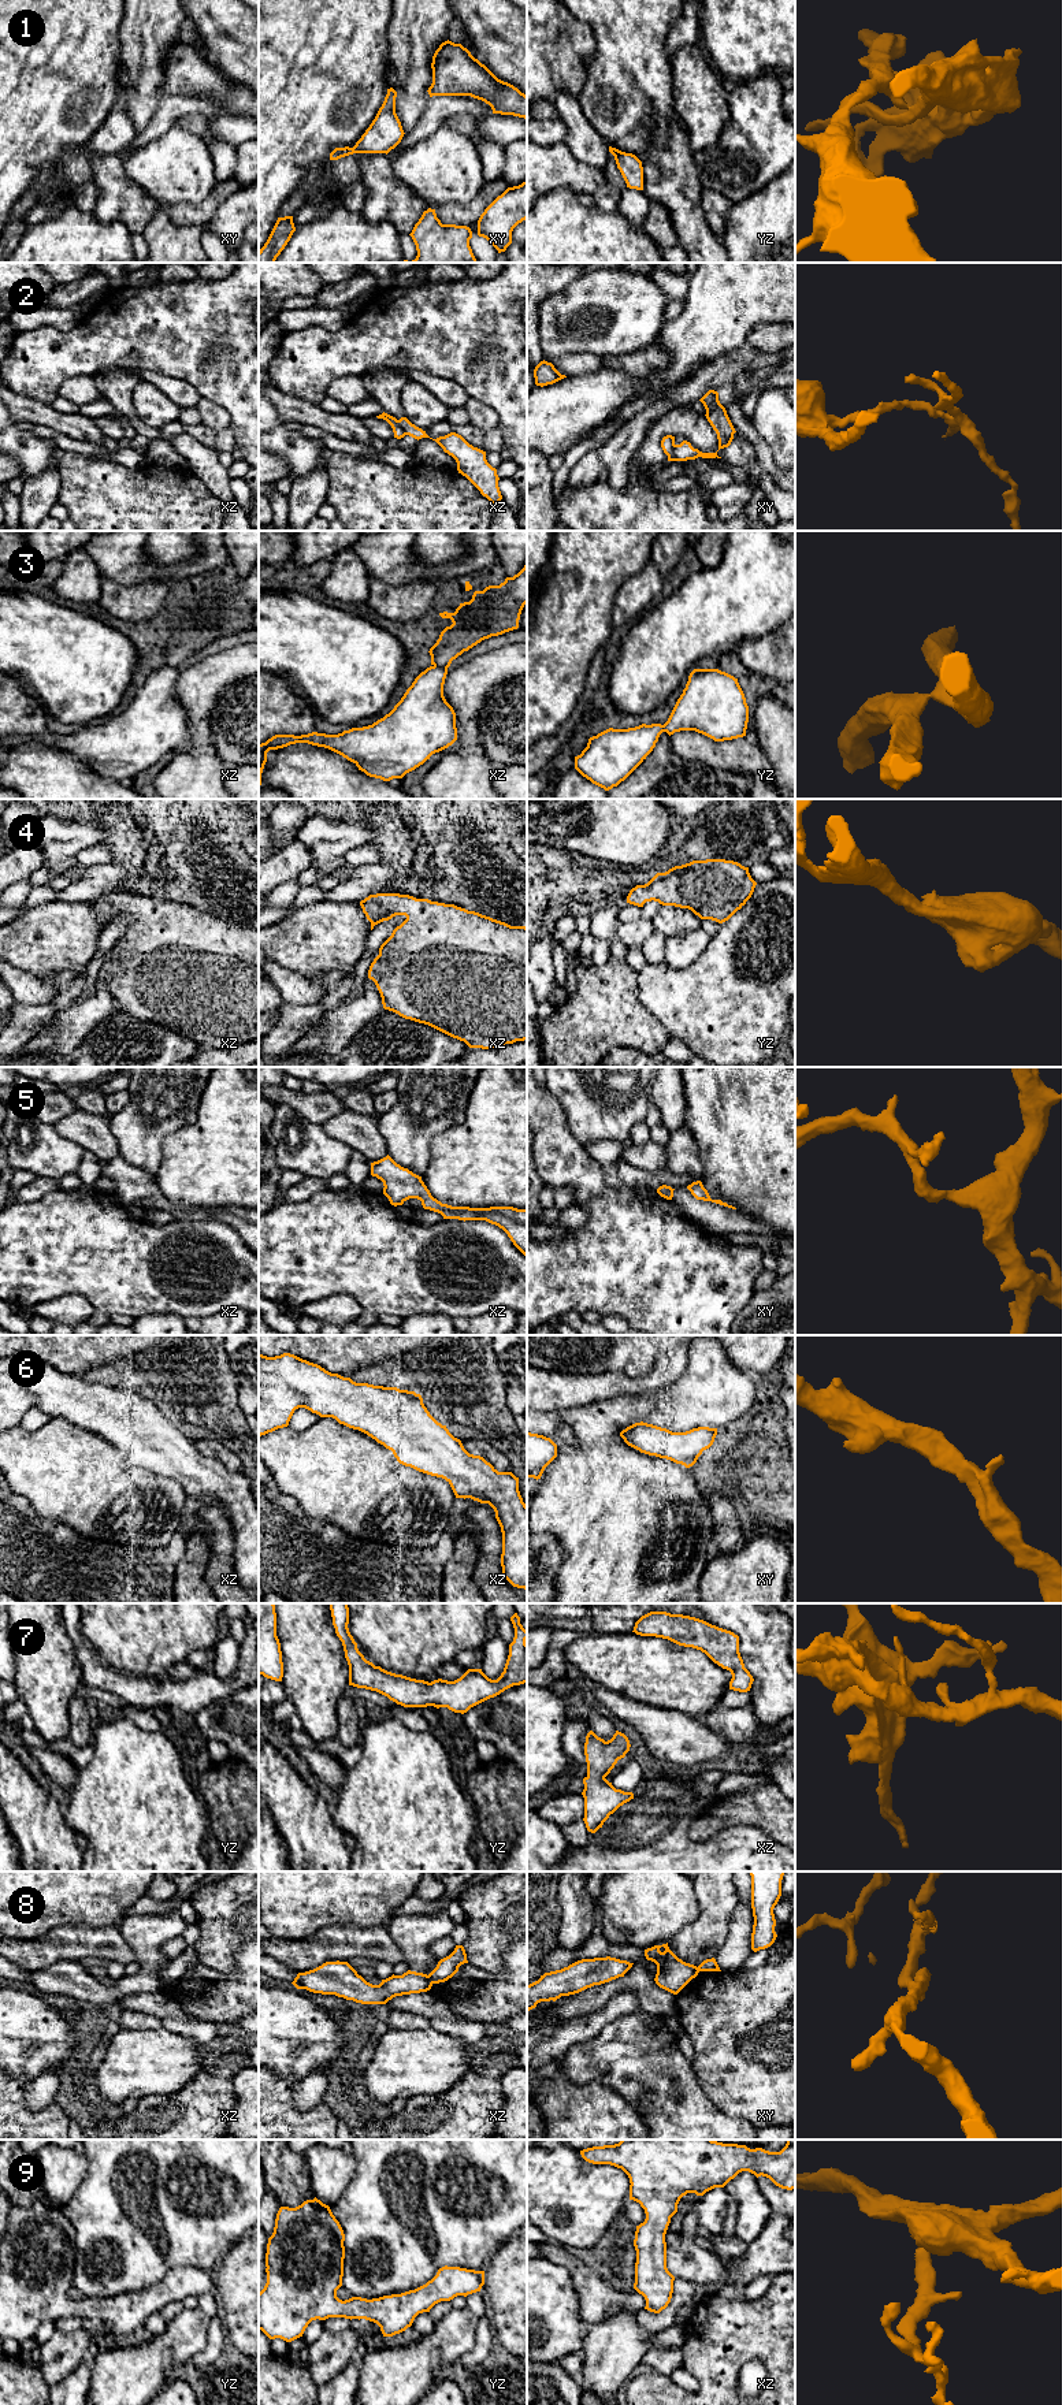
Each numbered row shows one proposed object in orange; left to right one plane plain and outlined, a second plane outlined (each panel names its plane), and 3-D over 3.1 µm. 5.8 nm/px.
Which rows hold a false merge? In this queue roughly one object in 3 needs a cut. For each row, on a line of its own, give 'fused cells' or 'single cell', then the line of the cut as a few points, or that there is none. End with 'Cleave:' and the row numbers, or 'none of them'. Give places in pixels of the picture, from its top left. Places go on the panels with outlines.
1: fused cells | xy (352, 148), (353, 152)
2: fused cells | xz (397, 420), (407, 434)
3: fused cells | xz (434, 665), (446, 668)
4: single cell | no cut
5: single cell | no cut
6: single cell | no cut
7: single cell | no cut
8: fused cells | xz (427, 1976), (433, 1982)
9: single cell | no cut
Cleave: 1, 2, 3, 8

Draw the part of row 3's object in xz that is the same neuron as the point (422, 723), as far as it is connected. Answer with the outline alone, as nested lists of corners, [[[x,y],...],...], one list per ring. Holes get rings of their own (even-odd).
[[[427,668],[394,709],[372,725],[338,735],[272,736],[259,744],[259,785],[267,752],[296,743],[328,748],[370,777],[383,781],[402,778],[457,740],[456,713],[443,696],[446,674],[448,668]]]

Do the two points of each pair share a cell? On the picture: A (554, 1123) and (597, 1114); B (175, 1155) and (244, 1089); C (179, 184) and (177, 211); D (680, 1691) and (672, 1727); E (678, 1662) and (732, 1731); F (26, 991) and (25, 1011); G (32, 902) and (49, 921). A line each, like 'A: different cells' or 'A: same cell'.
A: different cells
B: same cell
C: different cells
D: different cells
E: different cells
F: different cells
G: different cells

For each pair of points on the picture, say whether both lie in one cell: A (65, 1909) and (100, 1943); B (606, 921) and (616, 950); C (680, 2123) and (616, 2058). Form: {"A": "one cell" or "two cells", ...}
{"A": "two cells", "B": "one cell", "C": "one cell"}

